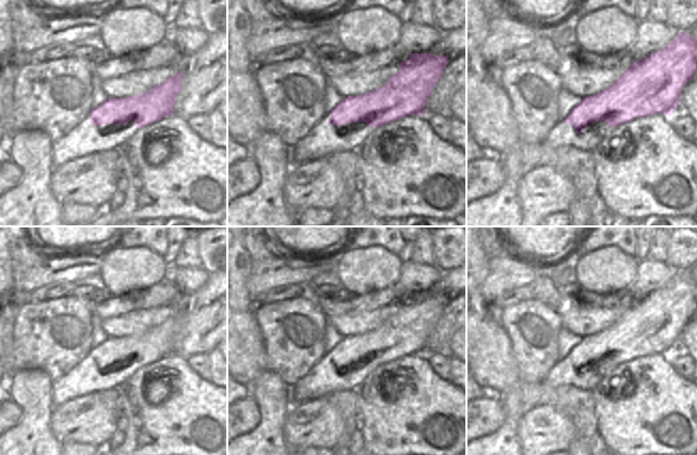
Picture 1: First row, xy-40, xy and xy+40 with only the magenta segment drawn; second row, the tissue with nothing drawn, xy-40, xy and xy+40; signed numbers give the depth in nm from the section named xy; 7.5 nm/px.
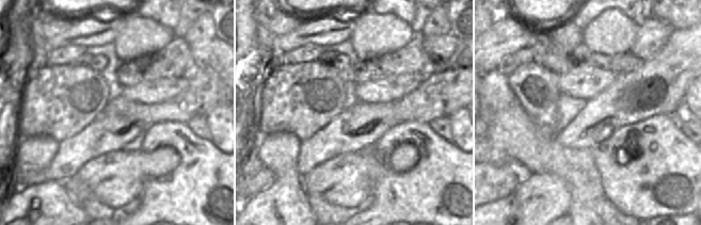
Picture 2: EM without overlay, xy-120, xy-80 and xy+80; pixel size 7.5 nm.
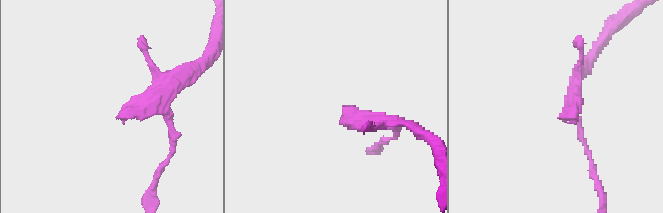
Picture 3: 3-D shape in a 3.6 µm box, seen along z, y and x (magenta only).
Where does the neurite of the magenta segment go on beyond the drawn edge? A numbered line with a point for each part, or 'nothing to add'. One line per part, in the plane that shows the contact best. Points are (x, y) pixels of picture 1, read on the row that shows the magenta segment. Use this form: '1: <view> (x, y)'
1: xy+40 (563, 134)

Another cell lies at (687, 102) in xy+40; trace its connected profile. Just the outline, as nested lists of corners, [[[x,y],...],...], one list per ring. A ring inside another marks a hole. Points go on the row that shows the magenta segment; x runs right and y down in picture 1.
[[[697,77],[691,79],[681,91],[676,111],[682,111],[691,115],[697,124]]]

